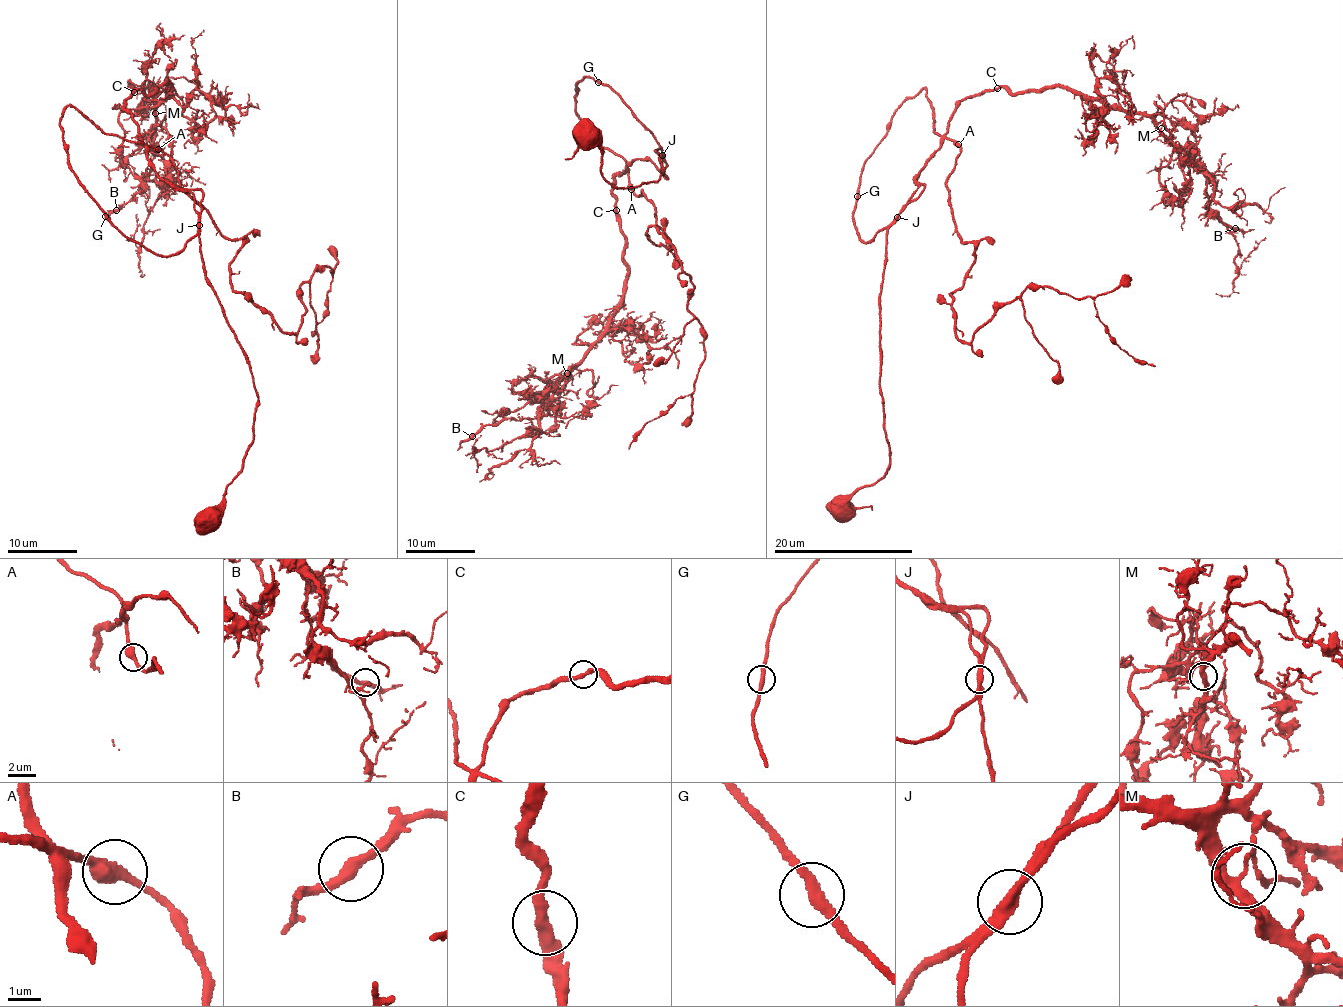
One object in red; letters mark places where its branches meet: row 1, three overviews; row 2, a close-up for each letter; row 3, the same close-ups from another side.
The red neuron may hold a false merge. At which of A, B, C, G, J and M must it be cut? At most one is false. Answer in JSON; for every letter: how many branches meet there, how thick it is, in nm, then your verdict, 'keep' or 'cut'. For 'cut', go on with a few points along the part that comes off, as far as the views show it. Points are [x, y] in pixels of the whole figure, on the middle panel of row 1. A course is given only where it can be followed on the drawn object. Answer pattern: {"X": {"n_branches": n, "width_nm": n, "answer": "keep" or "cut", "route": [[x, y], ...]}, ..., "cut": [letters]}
{"A": {"n_branches": 2, "width_nm": 400, "answer": "keep"}, "B": {"n_branches": 2, "width_nm": 320, "answer": "keep"}, "C": {"n_branches": 2, "width_nm": 340, "answer": "keep"}, "G": {"n_branches": 2, "width_nm": 320, "answer": "keep"}, "J": {"n_branches": 2, "width_nm": 340, "answer": "keep"}, "M": {"n_branches": 2, "width_nm": 320, "answer": "keep"}, "cut": []}

